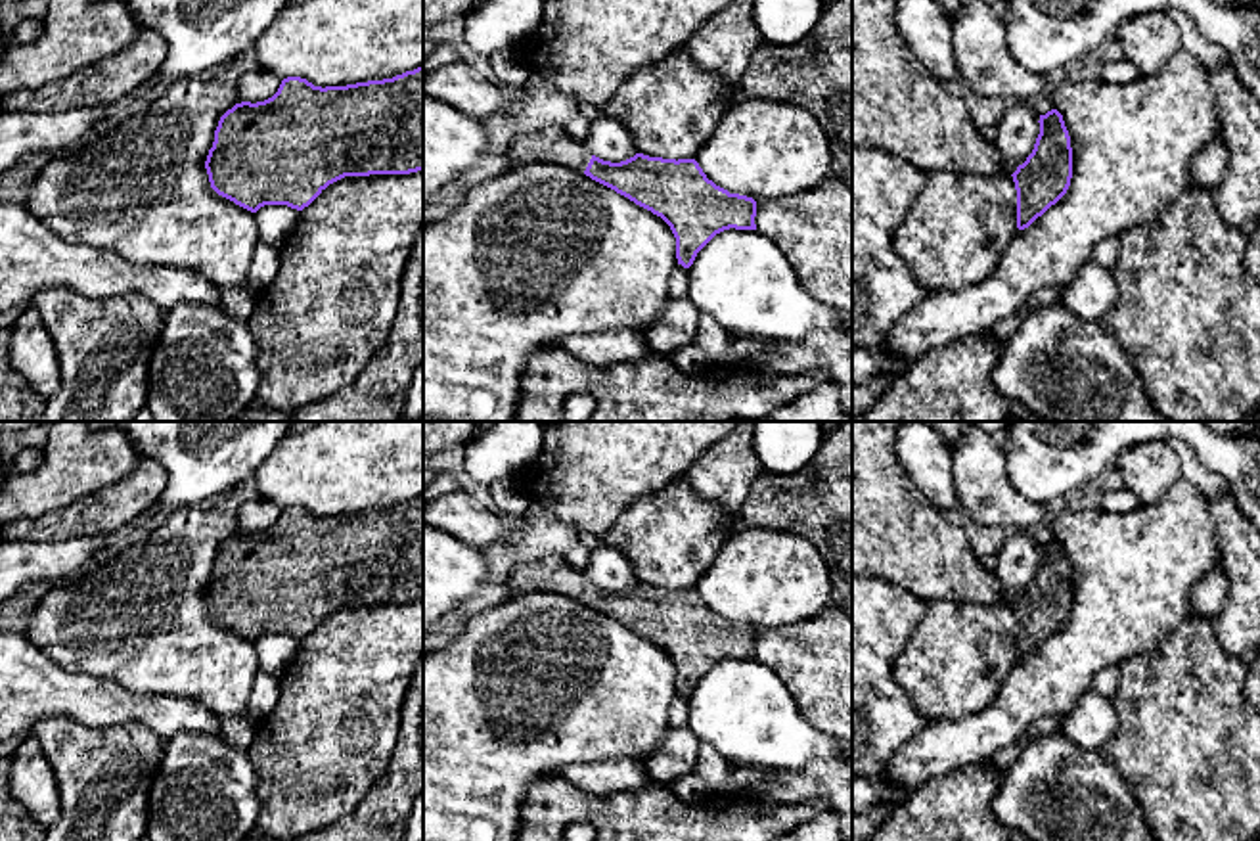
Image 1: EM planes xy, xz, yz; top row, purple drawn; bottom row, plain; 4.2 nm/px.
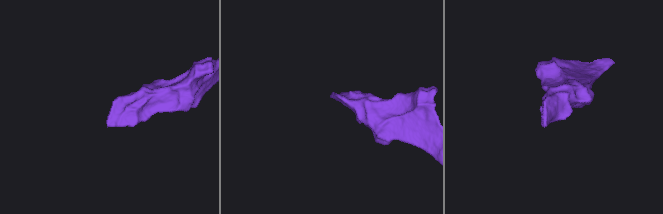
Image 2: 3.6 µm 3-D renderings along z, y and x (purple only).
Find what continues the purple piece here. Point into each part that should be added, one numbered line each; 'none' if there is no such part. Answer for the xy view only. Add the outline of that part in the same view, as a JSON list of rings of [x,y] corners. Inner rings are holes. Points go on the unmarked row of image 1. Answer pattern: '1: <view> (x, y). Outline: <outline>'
none

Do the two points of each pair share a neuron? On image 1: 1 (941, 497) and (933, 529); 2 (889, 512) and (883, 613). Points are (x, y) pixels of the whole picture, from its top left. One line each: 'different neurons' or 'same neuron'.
1: different neurons
2: different neurons

